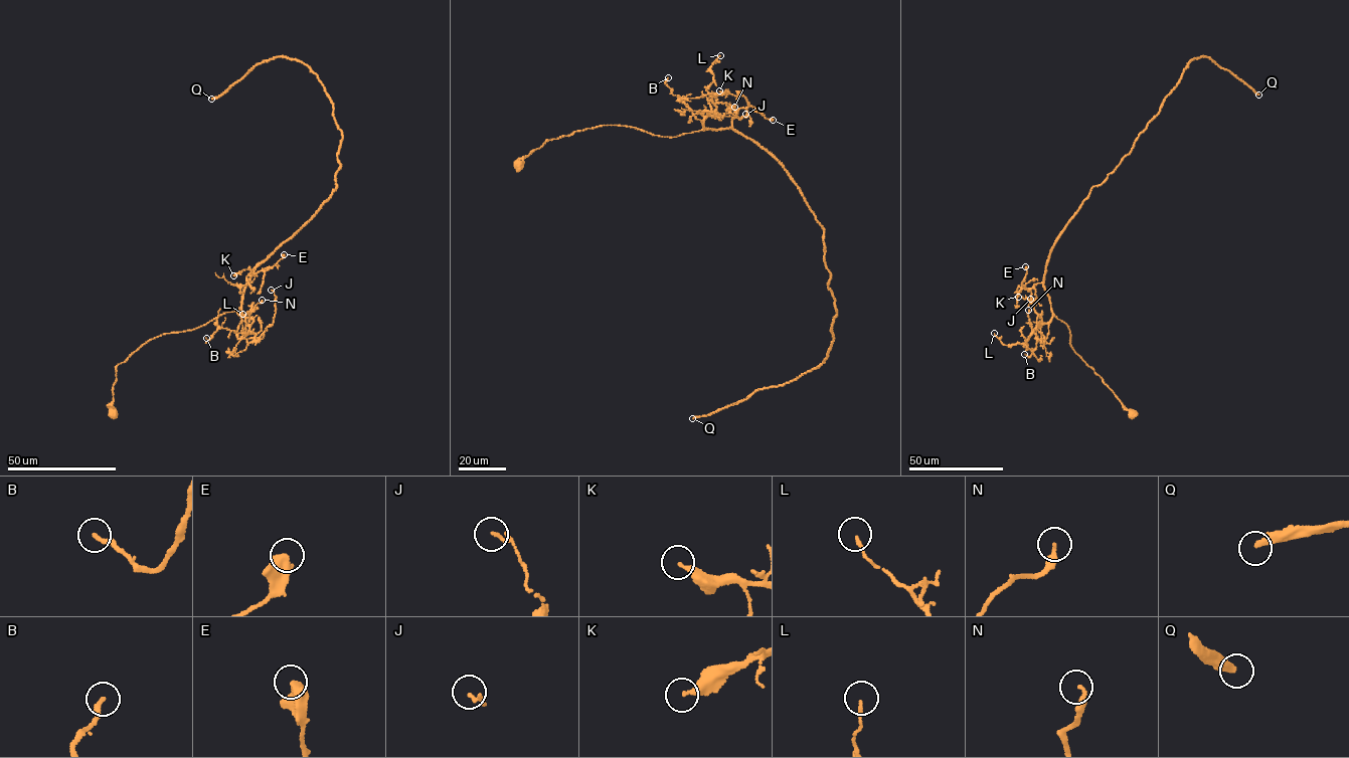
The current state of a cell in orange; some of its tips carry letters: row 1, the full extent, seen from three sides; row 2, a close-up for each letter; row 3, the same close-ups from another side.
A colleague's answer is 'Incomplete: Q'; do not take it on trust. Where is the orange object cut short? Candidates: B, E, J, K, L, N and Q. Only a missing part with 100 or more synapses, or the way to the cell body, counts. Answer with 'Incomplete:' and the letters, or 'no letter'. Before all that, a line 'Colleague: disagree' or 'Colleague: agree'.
Colleague: agree
Incomplete: Q

